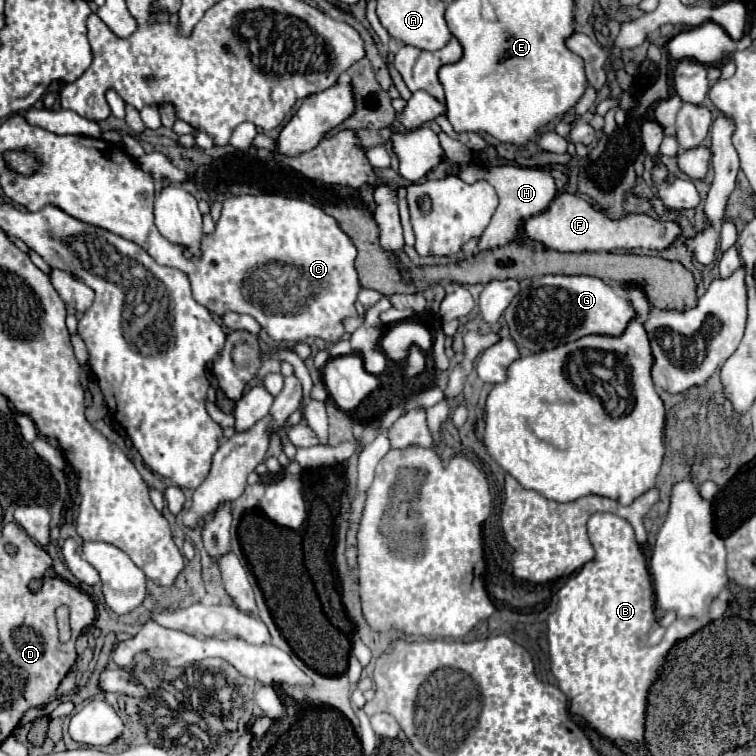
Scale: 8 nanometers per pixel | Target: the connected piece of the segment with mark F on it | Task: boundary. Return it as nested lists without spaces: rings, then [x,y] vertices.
[[[559,193],[547,211],[523,221],[523,233],[527,239],[541,243],[545,249],[563,253],[585,253],[585,251],[615,251],[624,249],[667,249],[679,235],[681,229],[673,221],[653,219],[649,215],[631,213],[619,221],[607,219],[601,211],[595,211],[583,197],[571,193]]]

